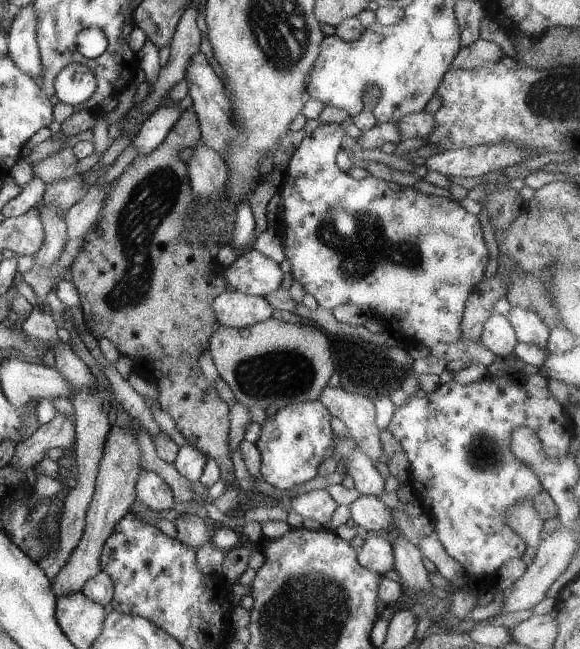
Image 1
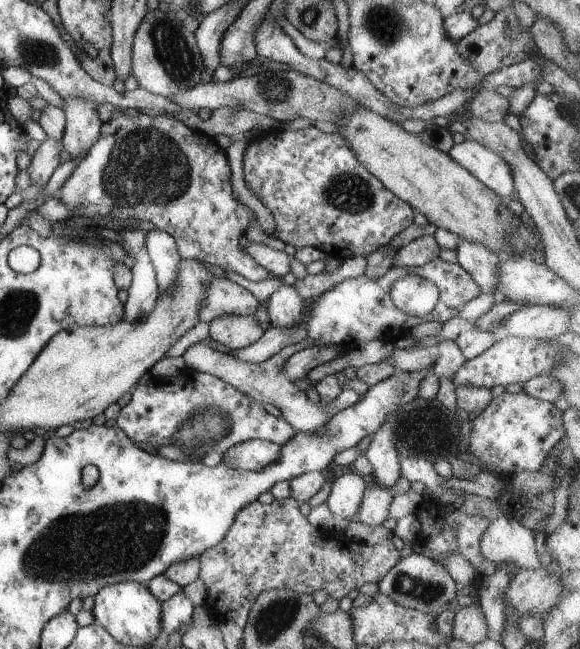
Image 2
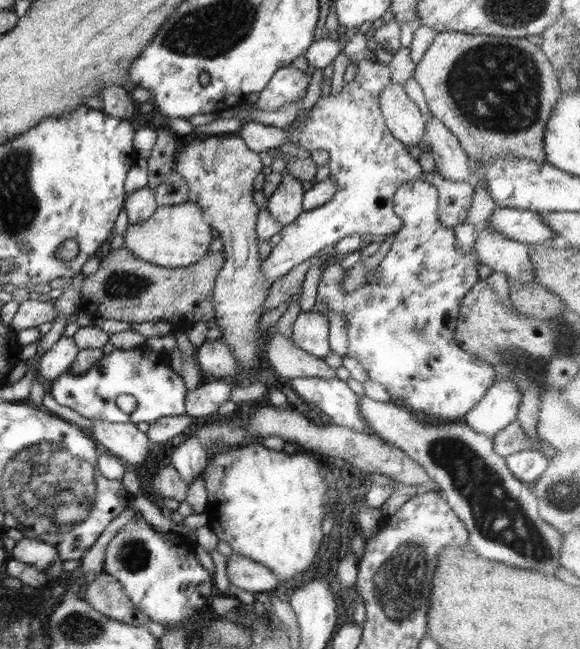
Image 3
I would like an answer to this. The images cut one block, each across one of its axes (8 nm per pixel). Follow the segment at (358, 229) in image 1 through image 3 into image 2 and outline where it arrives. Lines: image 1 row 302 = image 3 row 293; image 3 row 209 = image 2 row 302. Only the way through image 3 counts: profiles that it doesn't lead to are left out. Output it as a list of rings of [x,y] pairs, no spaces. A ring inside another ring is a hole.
[[[407,274],[394,281],[390,297],[401,312],[412,317],[426,317],[438,304],[440,292],[427,278]]]

